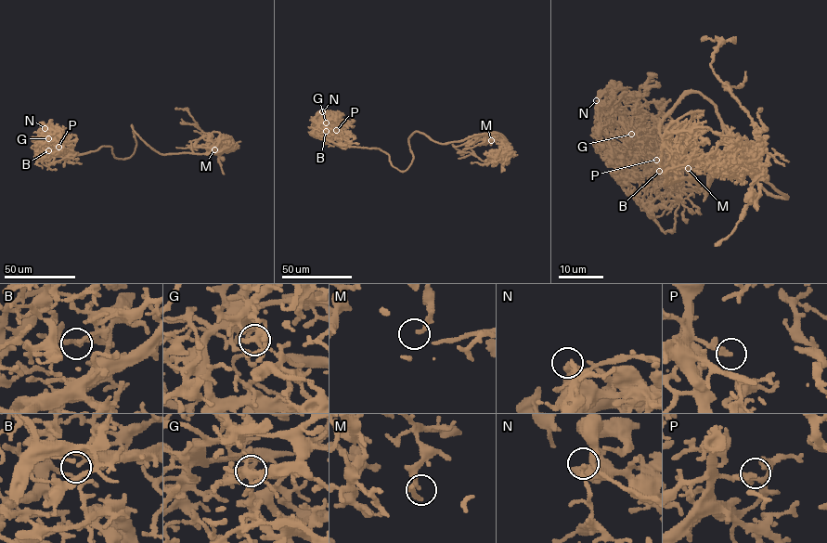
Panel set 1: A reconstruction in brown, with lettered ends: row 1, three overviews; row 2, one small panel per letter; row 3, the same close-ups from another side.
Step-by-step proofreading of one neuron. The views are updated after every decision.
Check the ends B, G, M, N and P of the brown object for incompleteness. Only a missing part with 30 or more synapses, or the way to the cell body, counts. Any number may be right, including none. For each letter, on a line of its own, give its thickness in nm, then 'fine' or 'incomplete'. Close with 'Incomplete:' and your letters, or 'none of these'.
B: calibre 170 nm; incomplete
G: calibre 220 nm; fine
M: calibre 130 nm; fine
N: calibre 130 nm; fine
P: calibre 260 nm; incomplete
Incomplete: B, P

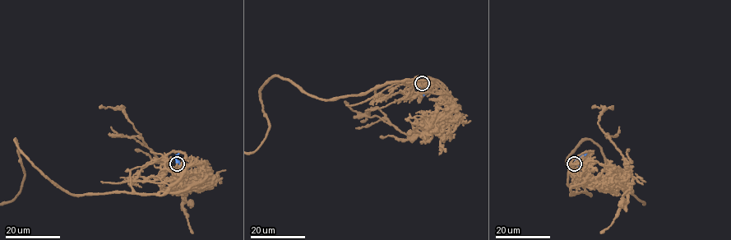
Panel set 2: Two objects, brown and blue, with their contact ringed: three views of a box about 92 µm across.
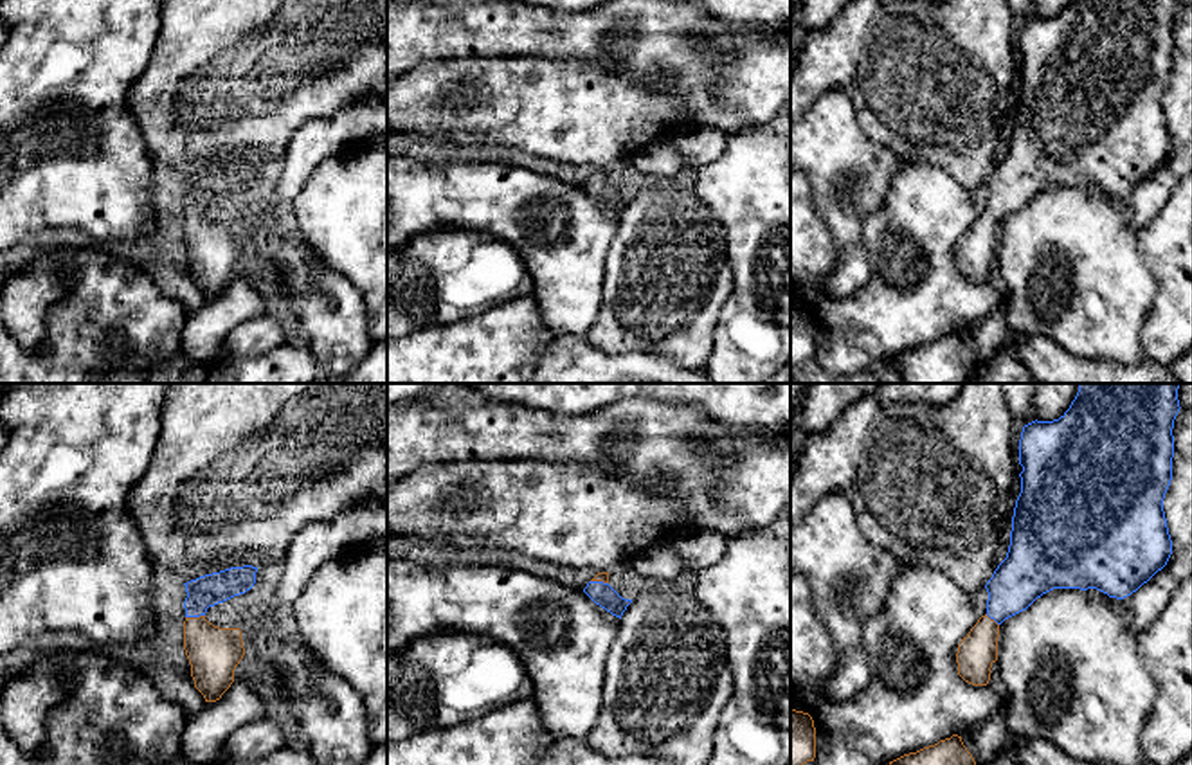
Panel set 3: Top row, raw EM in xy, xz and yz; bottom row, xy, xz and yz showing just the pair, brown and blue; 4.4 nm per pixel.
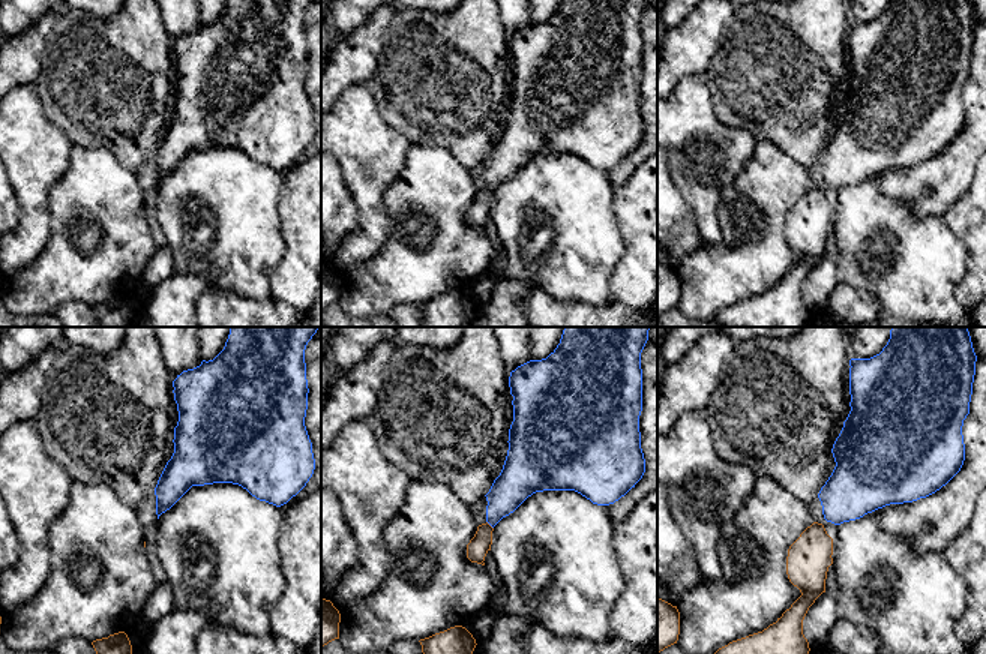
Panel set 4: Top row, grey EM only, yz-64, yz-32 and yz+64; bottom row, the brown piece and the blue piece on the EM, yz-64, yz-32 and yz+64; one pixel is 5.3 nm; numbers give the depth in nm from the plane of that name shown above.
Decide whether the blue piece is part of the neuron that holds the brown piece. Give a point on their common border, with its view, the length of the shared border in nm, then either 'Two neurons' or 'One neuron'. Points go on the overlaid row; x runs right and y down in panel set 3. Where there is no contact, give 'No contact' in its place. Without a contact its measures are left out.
Touches brown at xy (195, 618). Shared border 90 nm. One neuron

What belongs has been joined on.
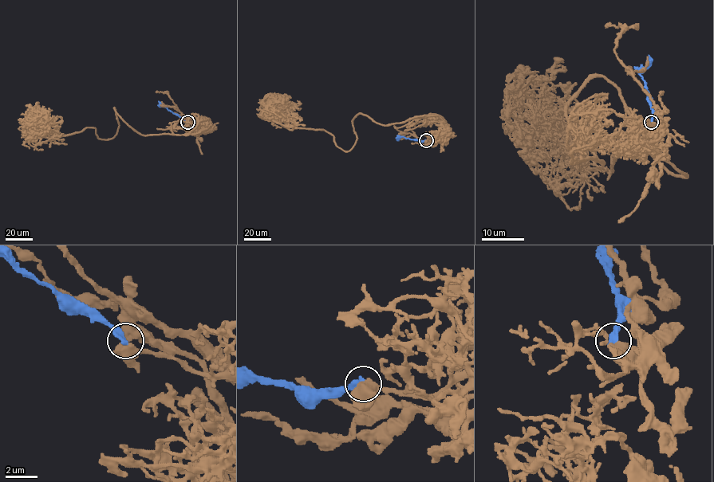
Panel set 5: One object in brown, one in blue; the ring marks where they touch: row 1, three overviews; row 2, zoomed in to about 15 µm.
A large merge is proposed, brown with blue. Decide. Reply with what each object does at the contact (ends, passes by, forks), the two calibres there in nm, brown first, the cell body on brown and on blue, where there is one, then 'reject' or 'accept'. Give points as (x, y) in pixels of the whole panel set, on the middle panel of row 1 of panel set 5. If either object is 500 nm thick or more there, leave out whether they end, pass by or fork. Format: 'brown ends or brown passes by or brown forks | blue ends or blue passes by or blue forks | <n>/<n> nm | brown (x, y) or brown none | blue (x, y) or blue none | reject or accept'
500/360 nm | brown none | blue none | accept

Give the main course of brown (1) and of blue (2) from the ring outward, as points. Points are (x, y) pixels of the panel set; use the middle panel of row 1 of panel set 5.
1: (426, 140), (447, 130), (437, 115), (359, 113), (345, 151), (271, 119), (272, 101), (297, 100)
2: (426, 140), (404, 136), (396, 139)

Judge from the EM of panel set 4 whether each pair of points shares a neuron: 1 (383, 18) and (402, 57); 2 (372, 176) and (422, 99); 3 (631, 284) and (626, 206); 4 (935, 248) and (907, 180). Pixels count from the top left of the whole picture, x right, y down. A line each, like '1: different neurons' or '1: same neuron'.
1: different neurons
2: different neurons
3: same neuron
4: different neurons

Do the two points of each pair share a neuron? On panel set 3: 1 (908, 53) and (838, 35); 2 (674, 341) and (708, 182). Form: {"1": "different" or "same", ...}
{"1": "different", "2": "different"}

